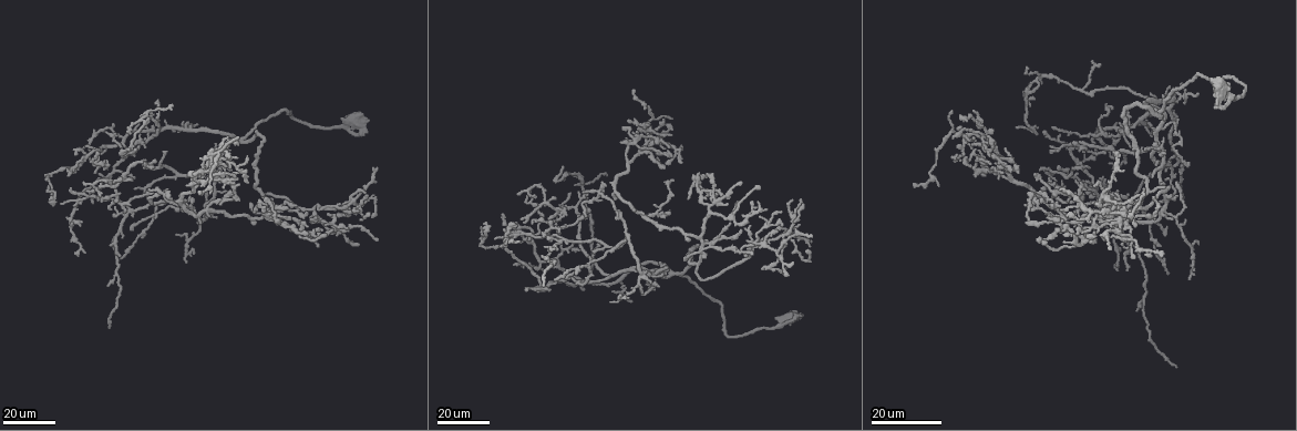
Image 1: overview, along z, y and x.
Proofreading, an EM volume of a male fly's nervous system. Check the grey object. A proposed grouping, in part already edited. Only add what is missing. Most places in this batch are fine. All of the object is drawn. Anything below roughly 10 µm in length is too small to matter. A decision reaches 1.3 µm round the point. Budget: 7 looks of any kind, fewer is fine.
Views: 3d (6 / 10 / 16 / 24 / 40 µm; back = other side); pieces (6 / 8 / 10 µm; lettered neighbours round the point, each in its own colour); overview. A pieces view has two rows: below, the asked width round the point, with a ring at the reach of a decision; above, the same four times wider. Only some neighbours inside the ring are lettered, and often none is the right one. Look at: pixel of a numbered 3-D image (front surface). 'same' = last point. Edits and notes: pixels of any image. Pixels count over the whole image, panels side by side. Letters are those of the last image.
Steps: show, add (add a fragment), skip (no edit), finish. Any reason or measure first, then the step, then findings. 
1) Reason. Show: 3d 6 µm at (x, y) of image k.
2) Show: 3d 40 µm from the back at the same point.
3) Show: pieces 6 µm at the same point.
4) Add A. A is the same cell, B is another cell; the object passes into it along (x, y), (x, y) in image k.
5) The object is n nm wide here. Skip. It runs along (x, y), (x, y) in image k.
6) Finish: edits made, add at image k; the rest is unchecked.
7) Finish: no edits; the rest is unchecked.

Free end. Show: 3d 16 µm at (1058, 165) of image 1.

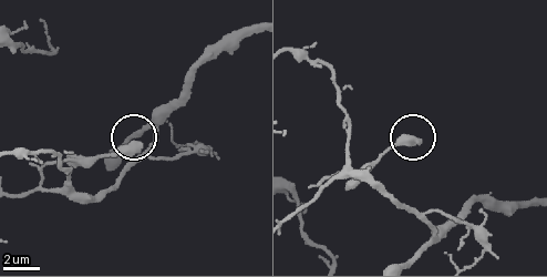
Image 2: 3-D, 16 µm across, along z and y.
Show: pieces 10 µm at (418, 139) of image 2.

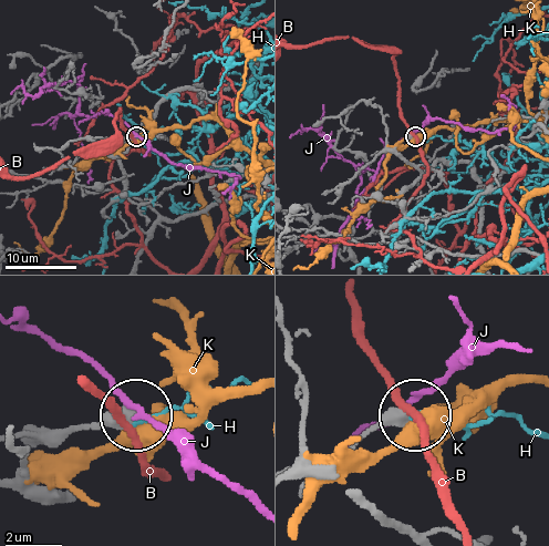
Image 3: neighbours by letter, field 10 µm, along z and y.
Skip. B, H, J and K are other cells; no lettered fragment goes on from it.

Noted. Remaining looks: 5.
Thin end. Show: 3d 16 µm at (584, 215) of image 1.

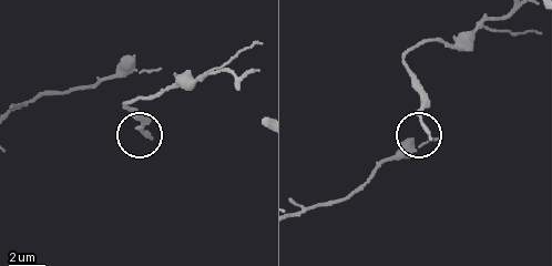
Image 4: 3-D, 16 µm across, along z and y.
What lies round it. Show: pieces 6 µm at (428, 138) of image 4.

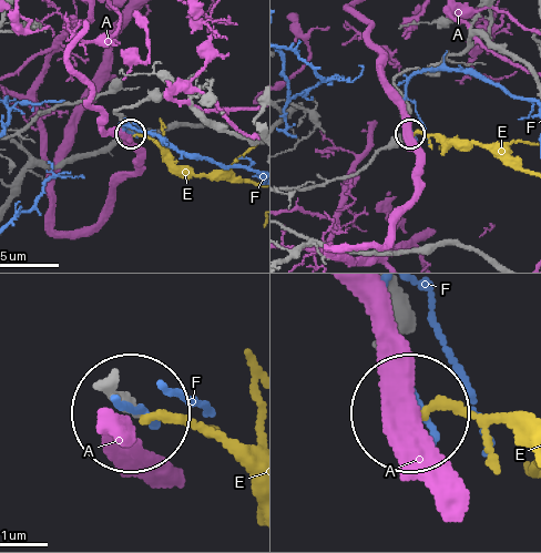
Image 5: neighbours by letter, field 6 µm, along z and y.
The object is 180 nm wide here. Skip. A, E and F are other cells; none of them fits.

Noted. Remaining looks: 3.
Branch stops here. Show: 3d 16 µm at (1158, 243) of image 1.

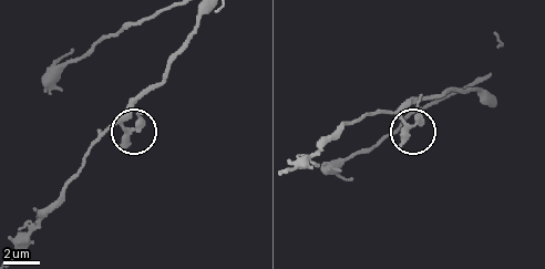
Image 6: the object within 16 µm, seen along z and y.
See the neighbours. Show: pieces 8 µm at (402, 145) of image 6.

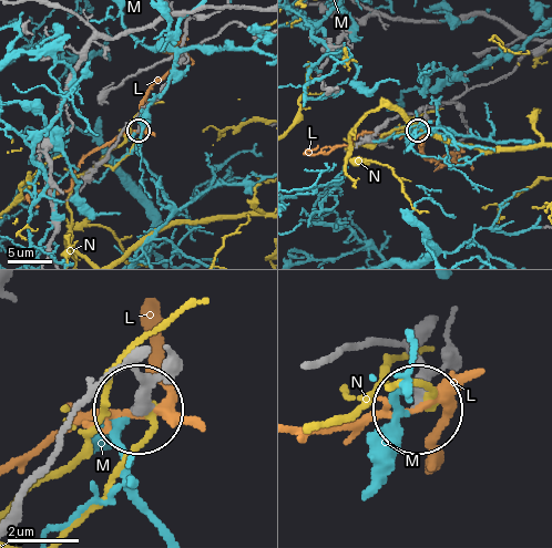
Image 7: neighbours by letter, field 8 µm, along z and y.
The object is 290 nm wide here. Skip. L, M and N are other cells; it runs along (425, 342), (418, 410) in image 7; no lettered fragment goes on from it.

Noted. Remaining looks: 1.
Finish: no edits; the rest is unchecked.

